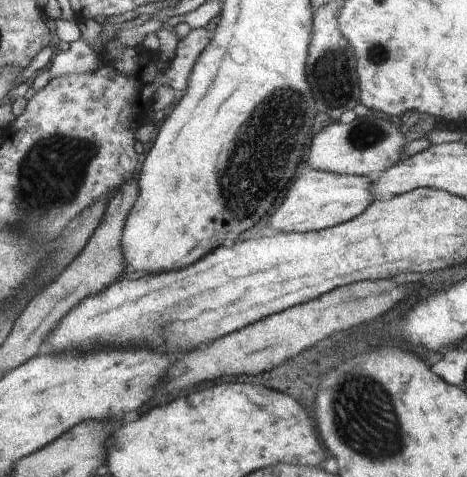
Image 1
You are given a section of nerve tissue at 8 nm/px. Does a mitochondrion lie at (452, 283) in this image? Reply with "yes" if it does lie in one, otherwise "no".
no

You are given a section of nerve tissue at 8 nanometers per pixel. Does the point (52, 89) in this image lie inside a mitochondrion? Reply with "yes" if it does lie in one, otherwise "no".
no

